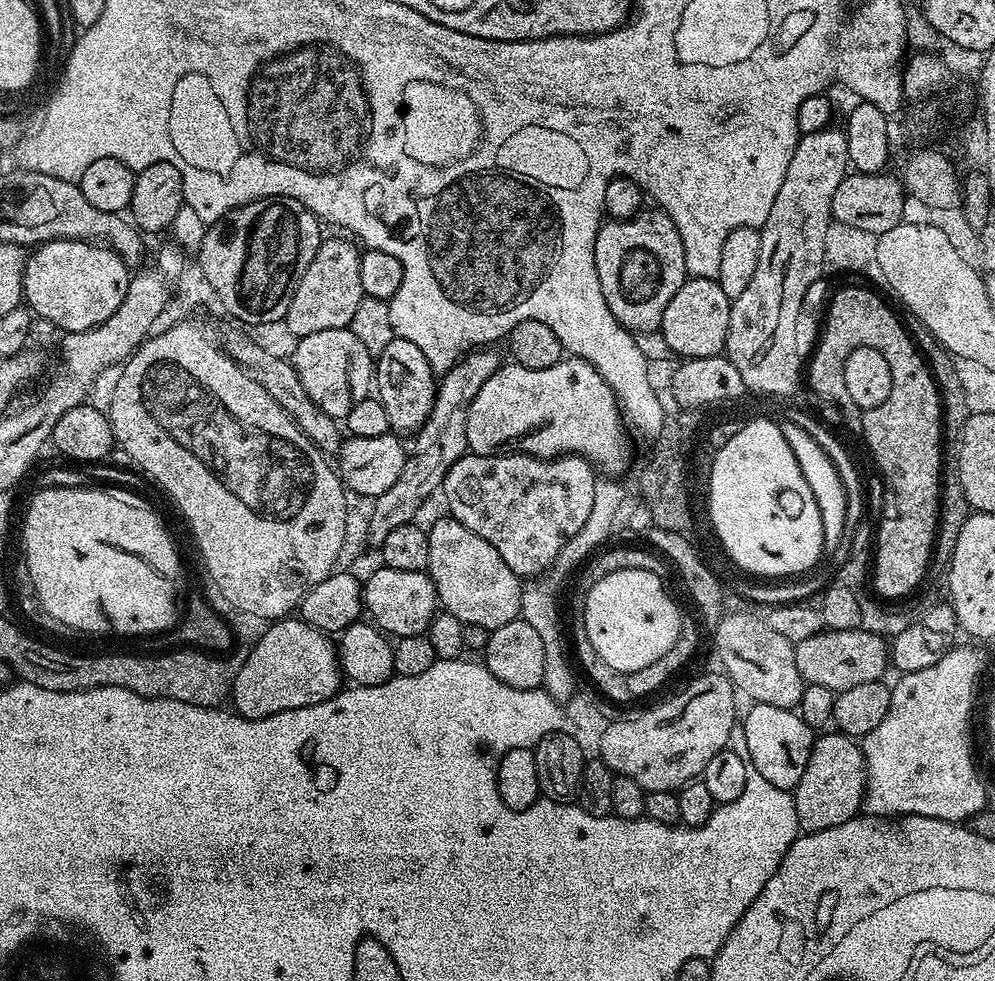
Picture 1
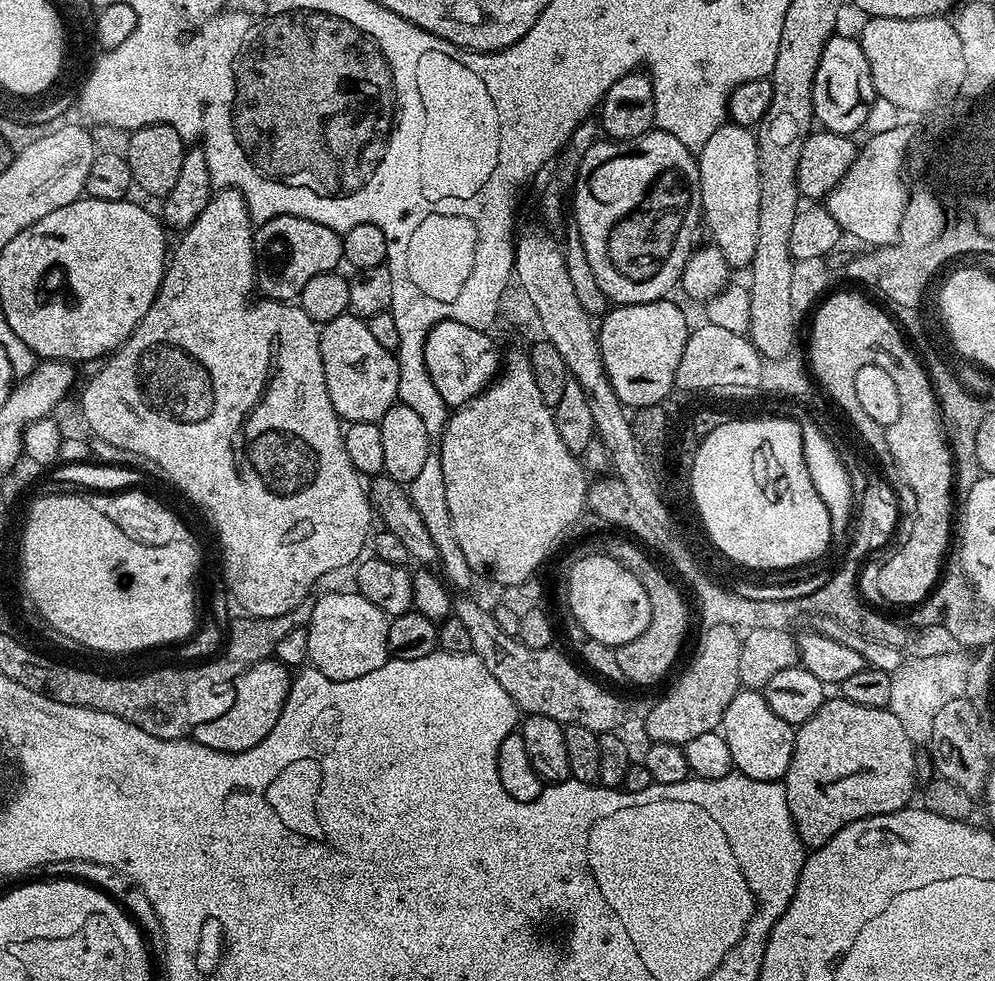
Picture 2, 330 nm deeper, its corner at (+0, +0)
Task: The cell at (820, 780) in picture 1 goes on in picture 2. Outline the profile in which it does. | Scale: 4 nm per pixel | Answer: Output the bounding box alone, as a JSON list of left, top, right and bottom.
[782,698,916,850]

